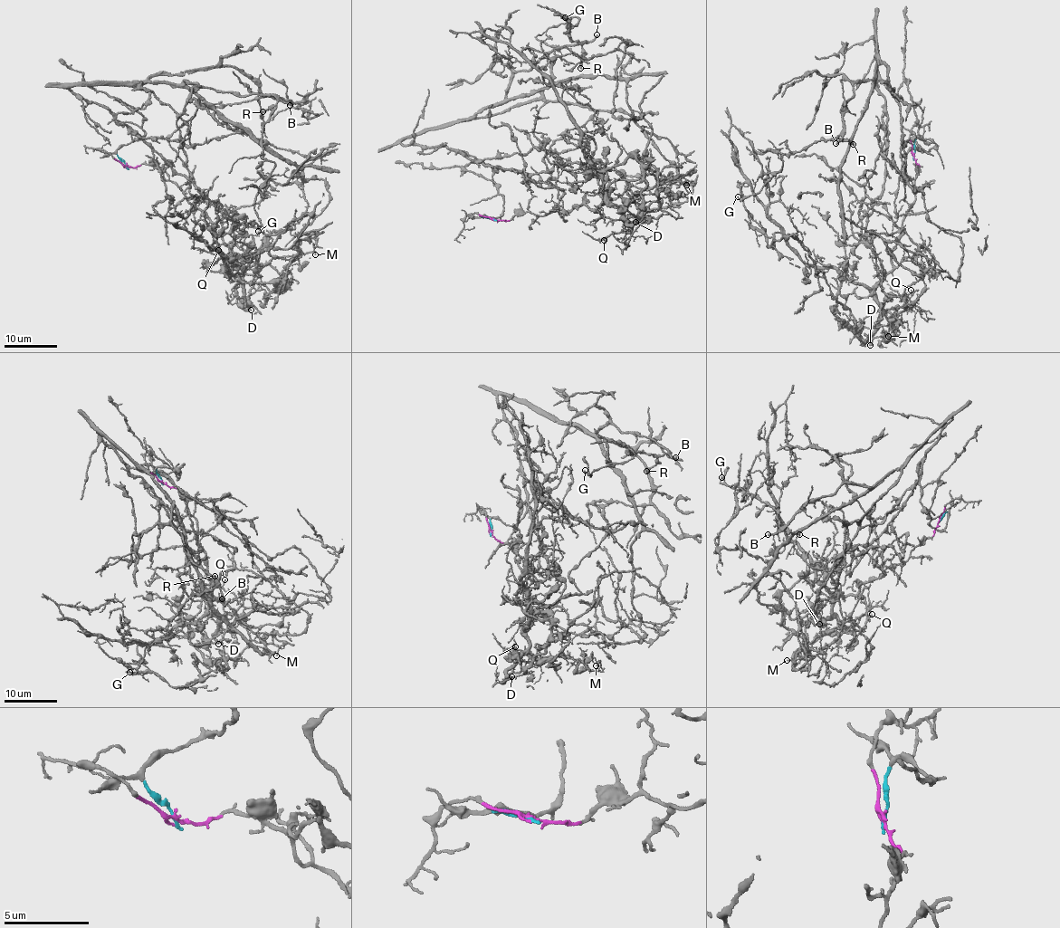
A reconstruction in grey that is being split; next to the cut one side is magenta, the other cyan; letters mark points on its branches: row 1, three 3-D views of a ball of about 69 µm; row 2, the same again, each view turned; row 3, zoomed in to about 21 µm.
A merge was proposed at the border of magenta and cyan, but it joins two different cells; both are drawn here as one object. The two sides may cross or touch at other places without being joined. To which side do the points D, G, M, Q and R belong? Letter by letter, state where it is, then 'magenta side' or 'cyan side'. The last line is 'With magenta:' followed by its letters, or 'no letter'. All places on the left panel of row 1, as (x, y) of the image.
D: (251, 310) | magenta side
G: (258, 231) | cyan side
M: (315, 254) | magenta side
Q: (218, 250) | magenta side
R: (262, 111) | cyan side
With magenta: D, M, Q

